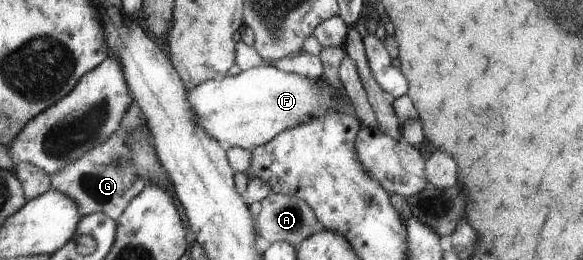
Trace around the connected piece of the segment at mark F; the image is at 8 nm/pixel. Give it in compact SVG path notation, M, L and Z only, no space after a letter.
M270 65L242 70L236 76L208 80L196 87L188 89L187 100L197 114L199 126L229 148L257 149L284 130L307 124L327 110L340 112L339 107L348 107L344 95L325 78L309 78Z

